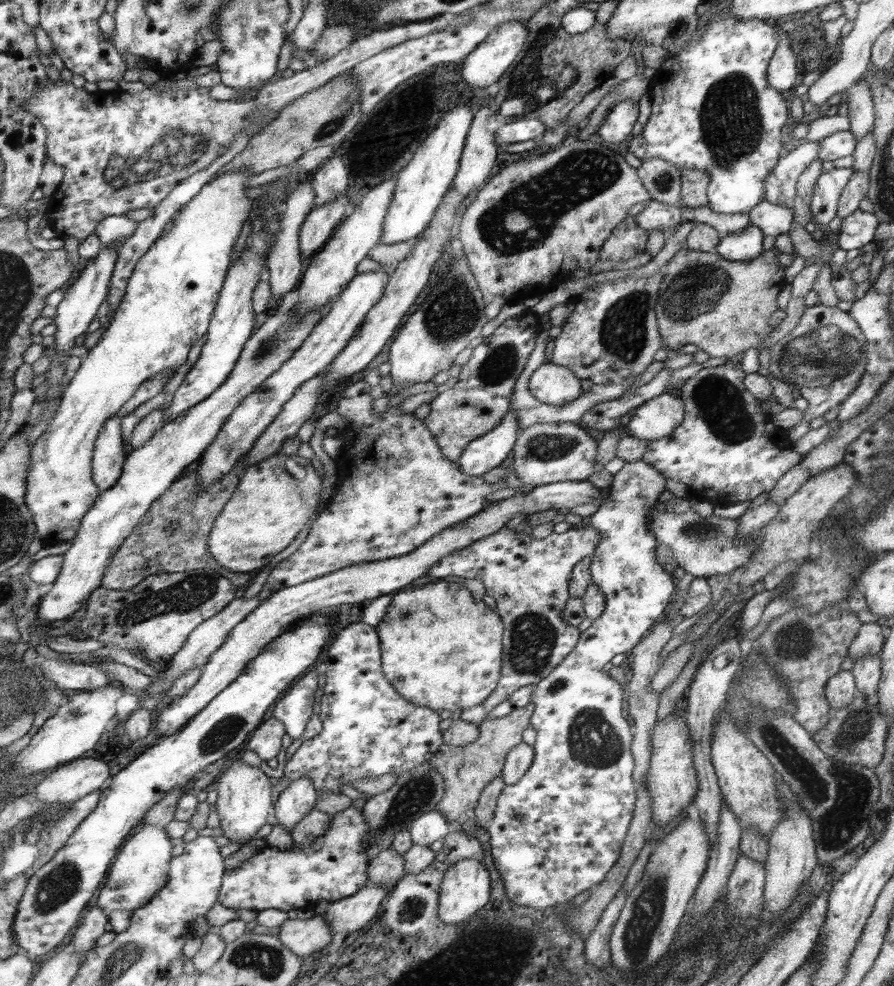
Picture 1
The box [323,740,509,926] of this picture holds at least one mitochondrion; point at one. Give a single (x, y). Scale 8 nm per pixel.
(417, 792)

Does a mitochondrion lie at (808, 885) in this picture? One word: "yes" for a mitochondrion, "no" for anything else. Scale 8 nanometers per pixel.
no

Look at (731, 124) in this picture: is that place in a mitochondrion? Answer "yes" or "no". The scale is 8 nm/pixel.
yes

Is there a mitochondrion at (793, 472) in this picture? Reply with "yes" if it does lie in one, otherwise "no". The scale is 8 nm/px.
no

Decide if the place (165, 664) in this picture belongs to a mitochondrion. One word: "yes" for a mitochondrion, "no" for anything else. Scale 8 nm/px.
no

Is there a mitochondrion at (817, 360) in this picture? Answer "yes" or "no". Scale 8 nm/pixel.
yes

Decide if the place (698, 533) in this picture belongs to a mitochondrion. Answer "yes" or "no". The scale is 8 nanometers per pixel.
yes

